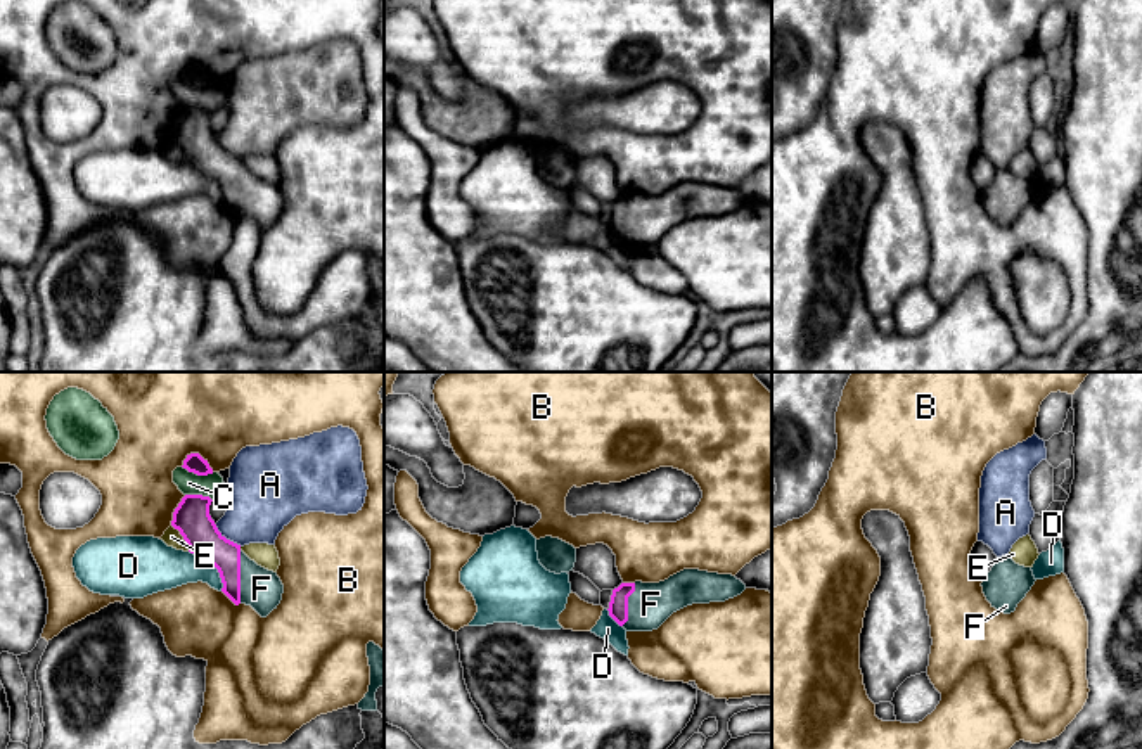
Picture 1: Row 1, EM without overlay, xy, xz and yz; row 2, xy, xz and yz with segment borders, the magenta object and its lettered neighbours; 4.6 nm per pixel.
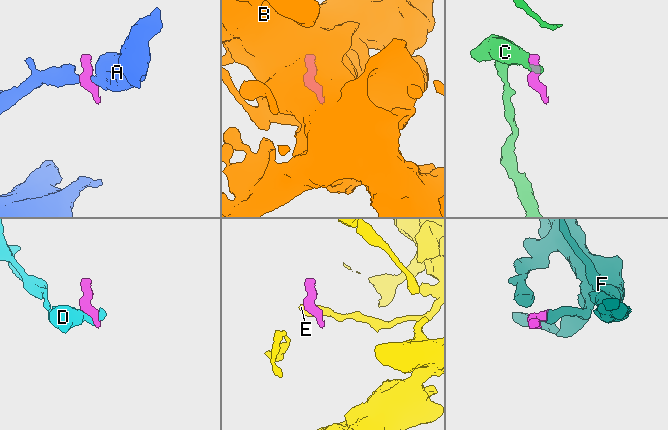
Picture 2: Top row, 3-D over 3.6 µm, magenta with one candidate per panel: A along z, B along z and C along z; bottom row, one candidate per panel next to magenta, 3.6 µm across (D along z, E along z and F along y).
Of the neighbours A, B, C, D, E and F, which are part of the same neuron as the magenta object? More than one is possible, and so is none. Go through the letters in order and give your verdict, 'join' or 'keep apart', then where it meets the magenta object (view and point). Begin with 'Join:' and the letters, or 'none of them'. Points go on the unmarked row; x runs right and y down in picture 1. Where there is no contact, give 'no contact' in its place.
Join: F
A: keep apart | xy (225, 151)
B: keep apart | xy (198, 66)
C: keep apart | xy (198, 87)
D: keep apart | xy (213, 177)
E: keep apart | xy (184, 151)
F: join | xy (239, 189)

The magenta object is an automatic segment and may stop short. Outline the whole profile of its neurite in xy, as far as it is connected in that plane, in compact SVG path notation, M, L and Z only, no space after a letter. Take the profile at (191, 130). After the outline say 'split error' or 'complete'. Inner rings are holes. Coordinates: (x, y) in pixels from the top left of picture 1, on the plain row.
M185 107L173 125L171 138L180 144L189 164L215 178L221 204L235 216L251 218L266 230L282 213L284 197L277 185L251 173L241 157L227 152L209 128L209 109Z | split error

